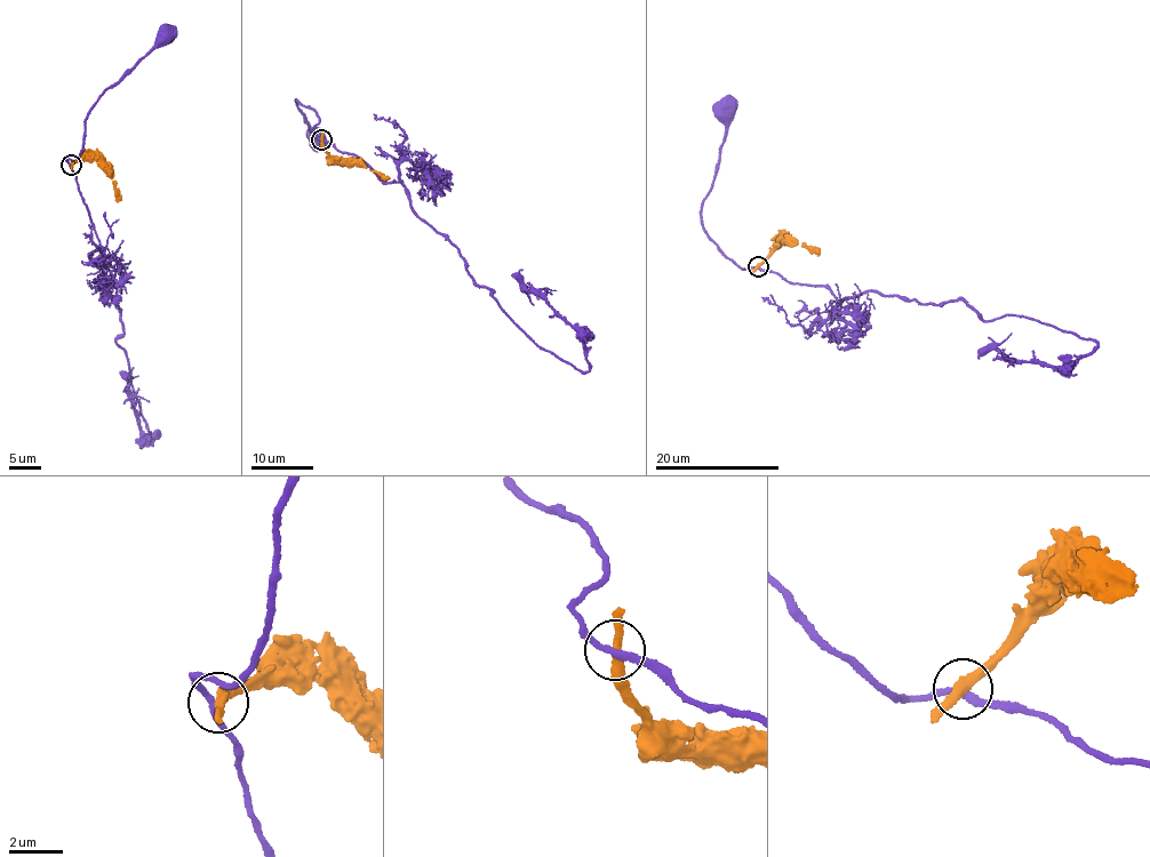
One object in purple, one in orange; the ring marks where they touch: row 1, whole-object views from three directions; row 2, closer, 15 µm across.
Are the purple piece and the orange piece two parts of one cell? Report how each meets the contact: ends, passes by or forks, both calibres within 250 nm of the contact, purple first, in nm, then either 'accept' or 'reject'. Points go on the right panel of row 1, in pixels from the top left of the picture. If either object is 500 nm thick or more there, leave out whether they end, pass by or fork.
purple passes by; orange passes by; 240 nm thick on the purple side, 320 nm on the other; reject

